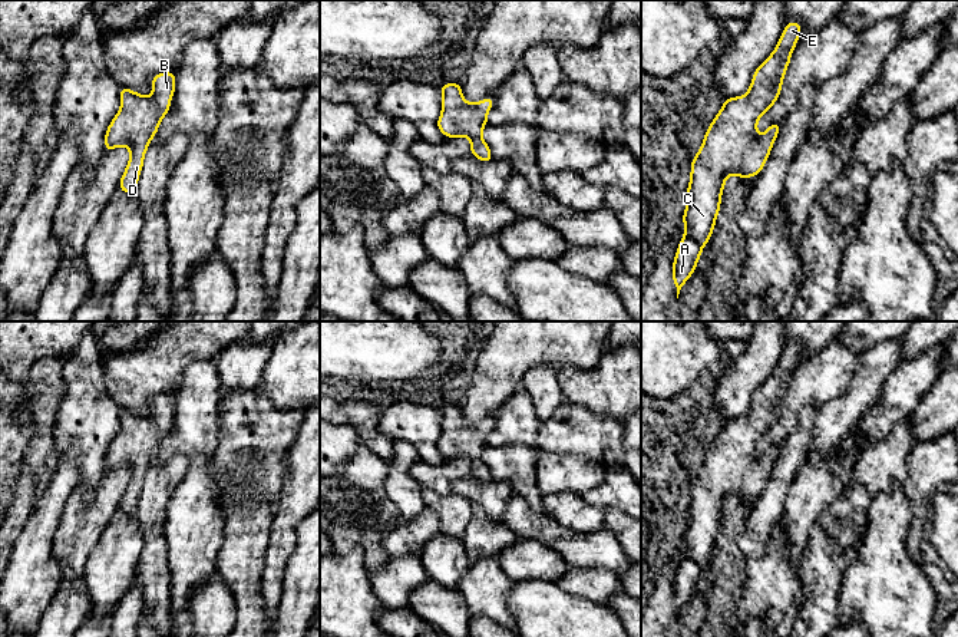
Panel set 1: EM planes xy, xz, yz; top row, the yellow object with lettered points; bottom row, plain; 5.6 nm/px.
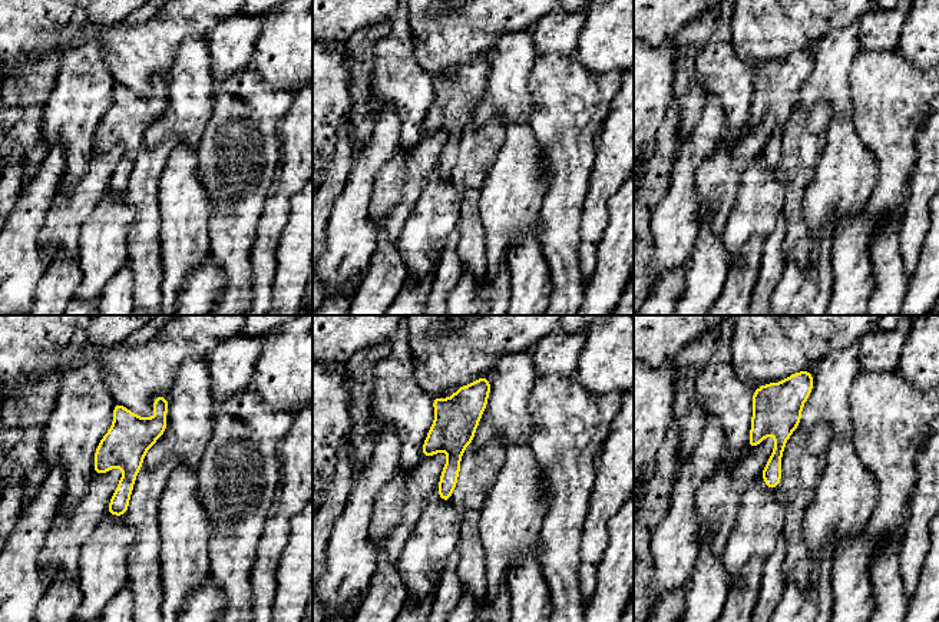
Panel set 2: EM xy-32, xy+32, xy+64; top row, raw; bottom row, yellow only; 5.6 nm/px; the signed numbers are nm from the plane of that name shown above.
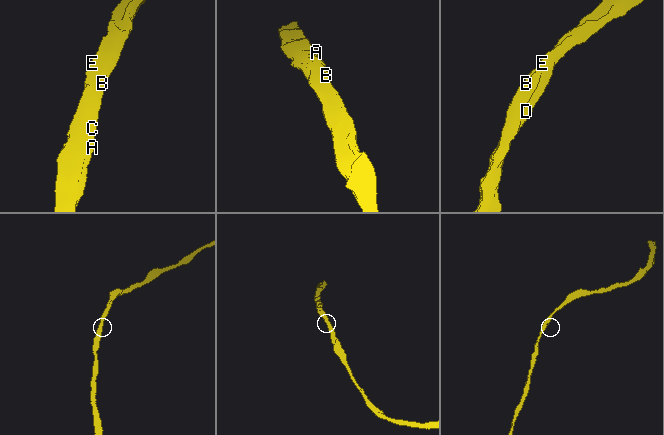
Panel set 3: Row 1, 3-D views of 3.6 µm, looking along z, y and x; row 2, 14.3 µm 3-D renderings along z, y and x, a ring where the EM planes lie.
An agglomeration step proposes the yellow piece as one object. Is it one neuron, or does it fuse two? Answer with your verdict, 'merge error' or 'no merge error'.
no merge error

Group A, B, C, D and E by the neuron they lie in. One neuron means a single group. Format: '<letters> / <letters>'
A B C D E

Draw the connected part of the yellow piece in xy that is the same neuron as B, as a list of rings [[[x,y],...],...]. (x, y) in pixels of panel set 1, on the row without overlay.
[[[175,393],[155,396],[151,417],[120,407],[120,430],[108,448],[105,472],[126,468],[131,473],[119,504],[119,509],[125,515],[136,515],[138,512],[138,499],[146,471],[163,438],[169,433],[169,422],[174,419],[174,413]]]

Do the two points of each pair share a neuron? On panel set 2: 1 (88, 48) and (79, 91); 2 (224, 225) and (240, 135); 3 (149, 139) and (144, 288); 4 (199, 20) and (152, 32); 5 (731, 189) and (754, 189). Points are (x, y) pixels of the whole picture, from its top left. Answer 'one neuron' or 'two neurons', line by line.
1: one neuron
2: one neuron
3: two neurons
4: one neuron
5: two neurons

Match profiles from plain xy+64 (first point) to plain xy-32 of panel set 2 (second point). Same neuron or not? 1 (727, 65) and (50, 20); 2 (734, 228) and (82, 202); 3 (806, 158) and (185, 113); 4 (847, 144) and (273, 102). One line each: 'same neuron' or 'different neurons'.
1: different neurons
2: different neurons
3: different neurons
4: different neurons

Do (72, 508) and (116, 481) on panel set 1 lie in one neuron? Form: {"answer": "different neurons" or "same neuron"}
{"answer": "same neuron"}

